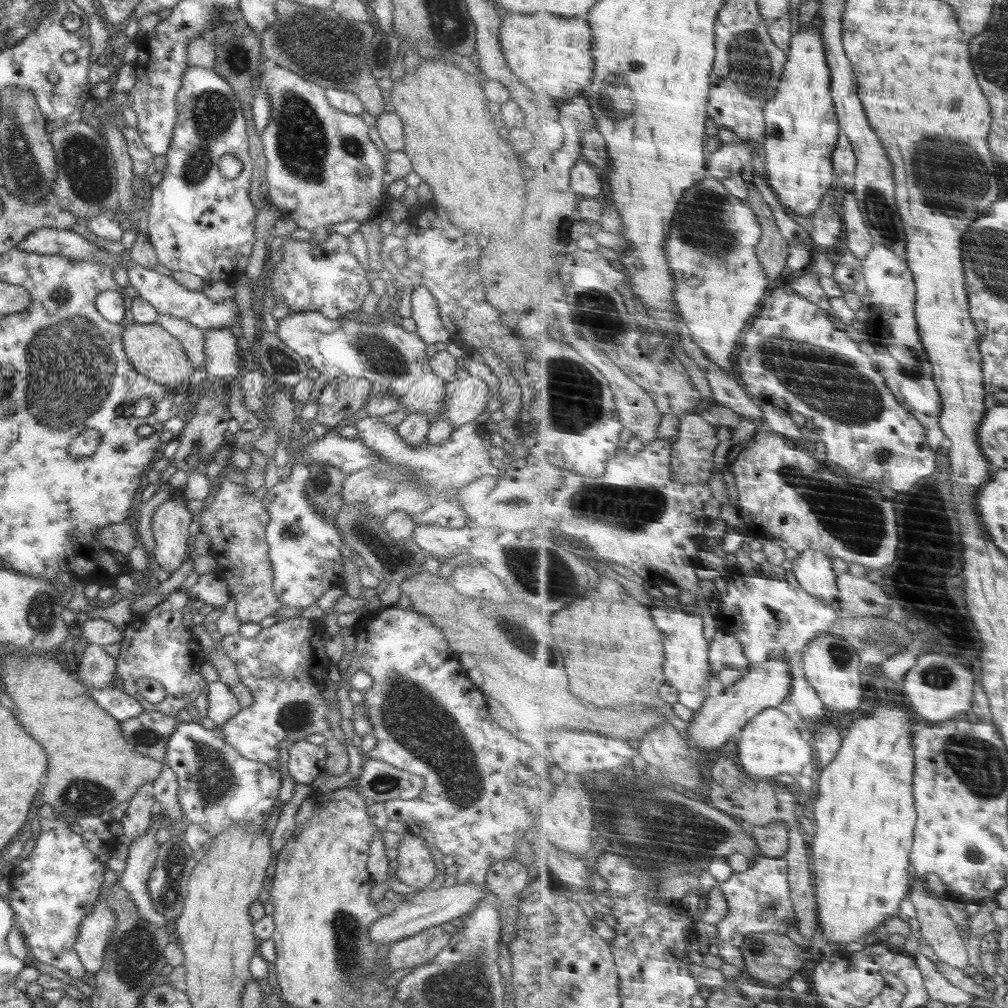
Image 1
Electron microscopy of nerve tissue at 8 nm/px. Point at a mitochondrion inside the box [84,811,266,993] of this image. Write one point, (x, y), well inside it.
(135, 952)

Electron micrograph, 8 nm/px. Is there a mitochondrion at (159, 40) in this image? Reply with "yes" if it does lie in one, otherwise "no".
no

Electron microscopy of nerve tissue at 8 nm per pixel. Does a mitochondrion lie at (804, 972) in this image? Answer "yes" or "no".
no

